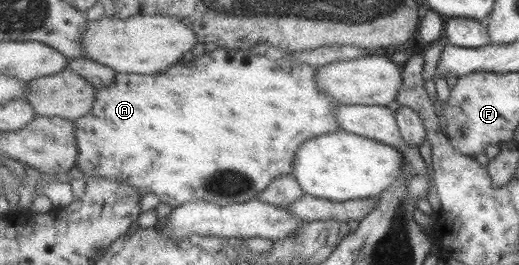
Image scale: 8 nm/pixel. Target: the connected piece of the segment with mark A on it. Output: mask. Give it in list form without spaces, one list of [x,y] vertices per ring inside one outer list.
[[[215,49],[205,55],[195,56],[190,61],[167,66],[157,73],[141,75],[137,73],[114,73],[113,81],[107,86],[99,86],[95,92],[95,105],[86,116],[74,121],[77,127],[79,157],[77,167],[84,173],[84,178],[112,179],[117,183],[126,183],[142,195],[154,193],[159,199],[159,204],[166,204],[170,208],[183,205],[189,201],[204,201],[215,205],[229,205],[241,203],[258,196],[260,191],[267,187],[268,181],[279,175],[291,173],[291,162],[295,153],[307,139],[322,136],[329,132],[336,132],[338,123],[335,119],[335,103],[326,93],[318,91],[314,78],[315,67],[292,63],[287,53],[276,53],[274,56],[267,54],[253,56],[249,50]]]

